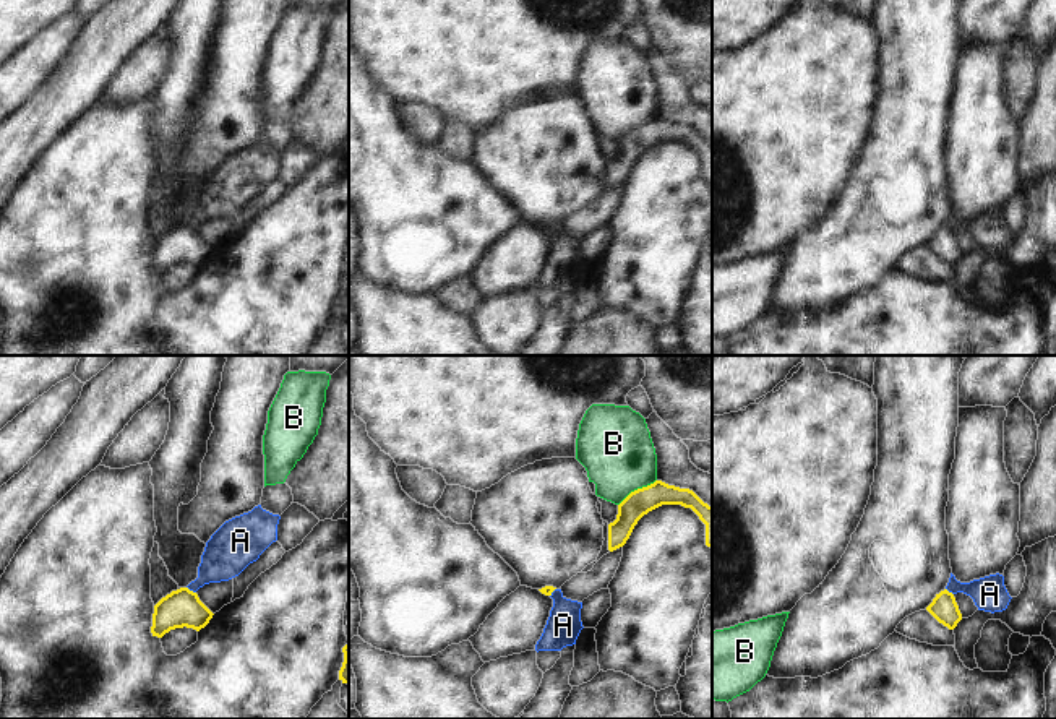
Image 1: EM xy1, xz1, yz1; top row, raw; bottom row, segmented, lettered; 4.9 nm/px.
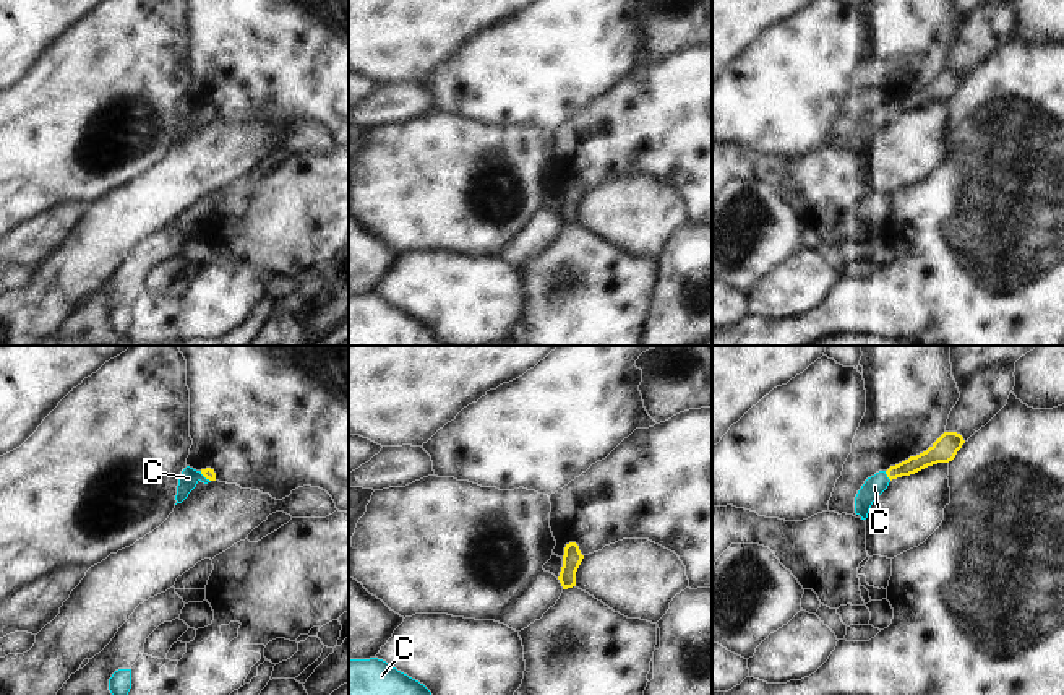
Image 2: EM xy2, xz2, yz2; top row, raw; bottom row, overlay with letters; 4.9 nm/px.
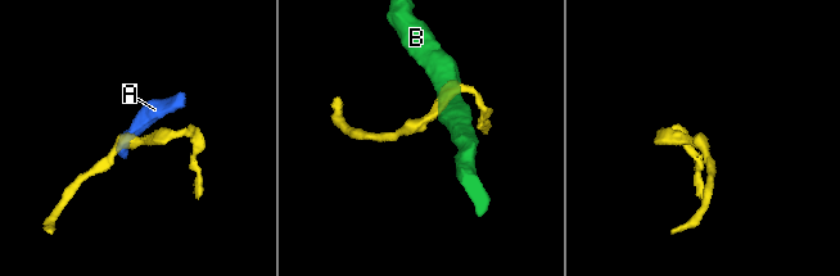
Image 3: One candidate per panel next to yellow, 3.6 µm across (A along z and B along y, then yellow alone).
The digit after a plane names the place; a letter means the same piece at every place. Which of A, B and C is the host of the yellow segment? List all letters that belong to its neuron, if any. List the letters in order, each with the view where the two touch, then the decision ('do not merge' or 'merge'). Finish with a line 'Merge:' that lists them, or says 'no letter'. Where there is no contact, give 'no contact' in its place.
A: contact in xy1; do not merge
B: contact in xz1; do not merge
C: contact in yz2; merge
Merge: C

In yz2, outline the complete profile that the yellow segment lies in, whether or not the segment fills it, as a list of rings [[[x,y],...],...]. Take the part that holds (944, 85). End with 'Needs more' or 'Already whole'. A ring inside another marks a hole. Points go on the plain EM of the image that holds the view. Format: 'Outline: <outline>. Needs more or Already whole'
Outline: [[[944,68],[926,88],[868,114],[855,133],[855,149],[866,156],[873,138],[887,125],[892,115],[915,110],[937,99],[949,99],[963,80],[960,70]]]. Needs more

